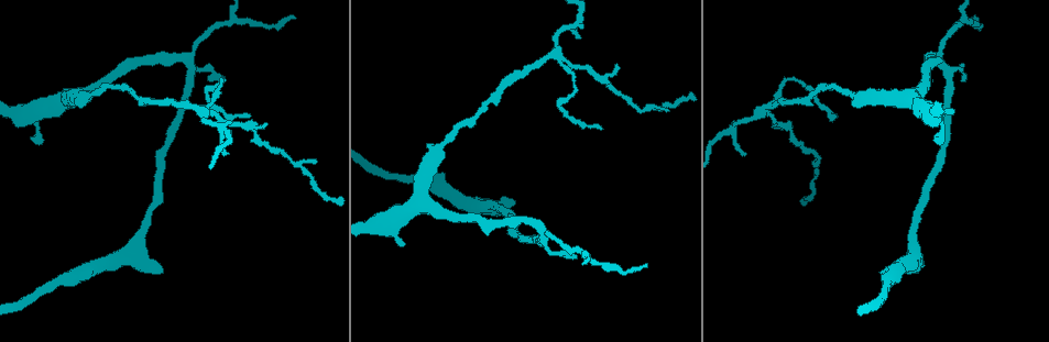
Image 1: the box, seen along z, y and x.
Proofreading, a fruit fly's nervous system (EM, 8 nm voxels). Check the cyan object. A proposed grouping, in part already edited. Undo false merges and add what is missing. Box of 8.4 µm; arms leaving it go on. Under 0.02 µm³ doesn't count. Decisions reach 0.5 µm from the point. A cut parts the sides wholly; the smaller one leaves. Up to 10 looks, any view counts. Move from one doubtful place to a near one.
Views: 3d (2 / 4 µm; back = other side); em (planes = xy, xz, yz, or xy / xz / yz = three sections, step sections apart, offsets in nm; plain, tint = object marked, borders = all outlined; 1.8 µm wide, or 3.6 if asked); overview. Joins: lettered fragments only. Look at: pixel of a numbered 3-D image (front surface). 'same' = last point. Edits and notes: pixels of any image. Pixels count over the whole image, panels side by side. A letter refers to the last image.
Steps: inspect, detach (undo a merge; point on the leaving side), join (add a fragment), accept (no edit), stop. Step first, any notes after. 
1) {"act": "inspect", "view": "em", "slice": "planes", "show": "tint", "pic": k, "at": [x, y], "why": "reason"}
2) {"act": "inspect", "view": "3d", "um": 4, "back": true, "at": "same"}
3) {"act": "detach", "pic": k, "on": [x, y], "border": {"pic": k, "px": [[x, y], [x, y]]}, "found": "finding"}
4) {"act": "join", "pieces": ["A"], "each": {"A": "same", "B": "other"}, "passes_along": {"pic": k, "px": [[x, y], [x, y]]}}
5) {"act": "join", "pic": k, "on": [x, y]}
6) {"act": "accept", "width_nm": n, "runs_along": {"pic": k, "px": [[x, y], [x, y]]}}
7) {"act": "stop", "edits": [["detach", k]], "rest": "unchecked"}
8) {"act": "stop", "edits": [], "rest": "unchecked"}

{"act": "inspect", "view": "3d", "um": 4, "pic": 1, "at": [294, 18], "why": "tapers out"}

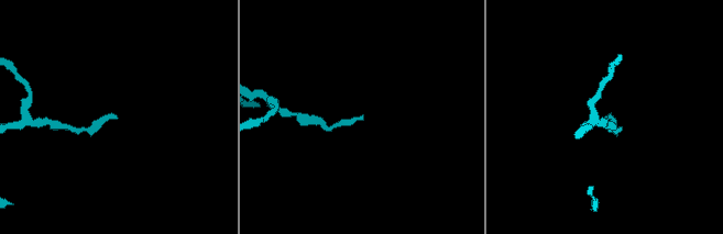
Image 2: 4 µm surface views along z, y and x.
{"act": "inspect", "view": "em", "slice": "planes", "show": "tint", "pic": 2, "at": [114, 118], "why": "need the tissue"}

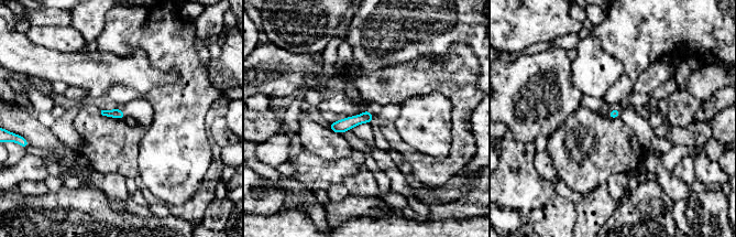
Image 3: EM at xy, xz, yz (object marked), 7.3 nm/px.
{"act": "inspect", "view": "em", "slice": "planes", "show": "borders", "at": "same"}

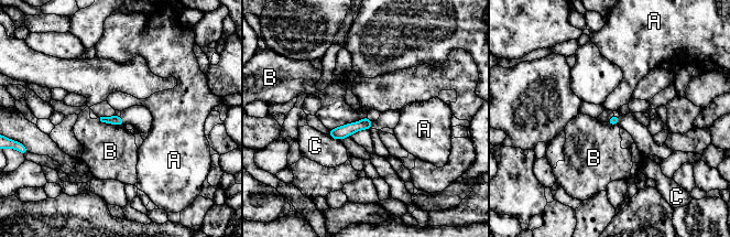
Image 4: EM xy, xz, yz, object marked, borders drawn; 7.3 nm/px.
{"act": "accept", "width_nm": 70, "each": {"A": "other", "B": "other", "C": "other"}, "border": {"pic": 4, "px": [[367, 115], [328, 130]]}, "found": "none of them fits"}

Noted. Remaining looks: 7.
{"act": "inspect", "view": "em", "slice": "xy", "step": 16, "show": "tint", "pic": 1, "at": [600, 128], "why": "tapers out"}

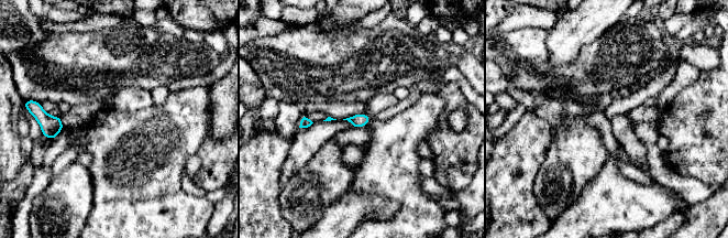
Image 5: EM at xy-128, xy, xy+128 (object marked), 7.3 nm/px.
{"act": "inspect", "view": "em", "slice": "planes", "show": "borders", "at": "same", "why": "another direction"}

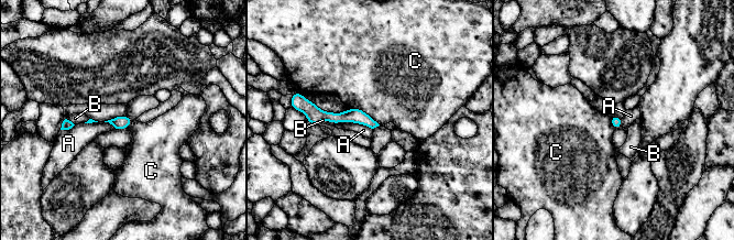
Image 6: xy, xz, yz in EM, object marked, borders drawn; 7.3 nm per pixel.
{"act": "accept", "width_nm": 80, "each": {"A": "other", "B": "other", "C": "other"}, "runs_along": {"pic": 6, "px": [[306, 106], [373, 124]]}, "found": "no lettered fragment goes on from it"}

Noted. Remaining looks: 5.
{"act": "inspect", "view": "em", "slice": "xy", "step": 16, "show": "tint", "pic": 1, "at": [759, 110], "why": "four-way junction"}

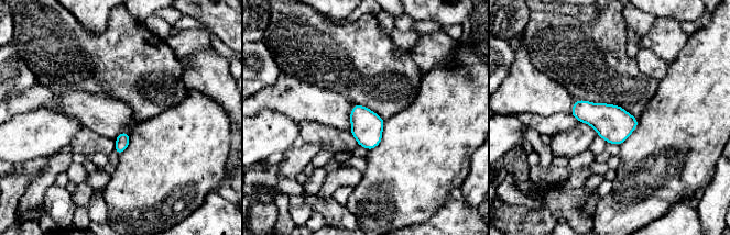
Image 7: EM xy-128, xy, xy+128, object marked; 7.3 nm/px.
{"act": "inspect", "view": "em", "slice": "planes", "show": "tint", "at": "same", "why": "another direction"}

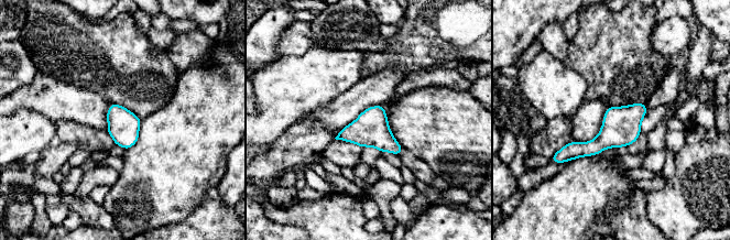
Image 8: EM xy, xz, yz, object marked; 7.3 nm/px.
{"act": "inspect", "view": "em", "slice": "planes", "show": "borders", "at": "same", "why": "see the neighbours"}

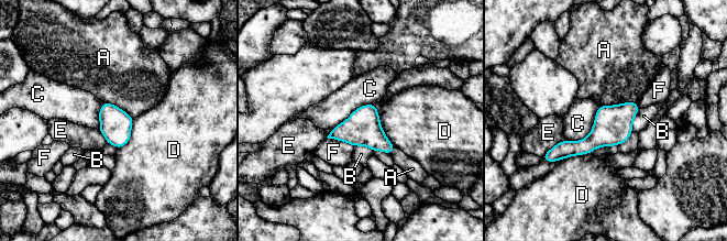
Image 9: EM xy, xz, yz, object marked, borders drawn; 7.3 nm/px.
{"act": "accept", "each": {"A": "other", "B": "other", "C": "other", "D": "other", "E": "other", "F": "other"}, "runs_along": {"pic": 9, "px": [[635, 105], [587, 145], [551, 153]]}, "found": "one neuron here"}

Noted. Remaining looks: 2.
{"act": "inspect", "view": "3d", "um": 4, "pic": 1, "at": [908, 274], "why": "branch stops here"}

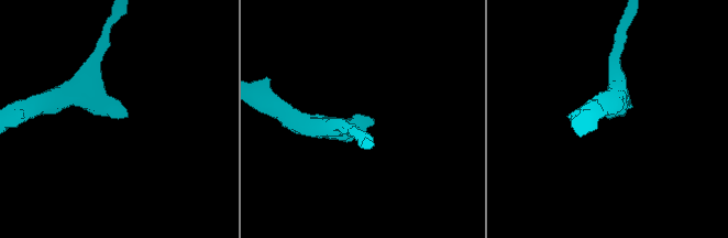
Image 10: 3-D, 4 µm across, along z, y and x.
{"act": "inspect", "view": "em", "slice": "planes", "show": "borders", "pic": 10, "at": [373, 119], "why": "now the EM"}

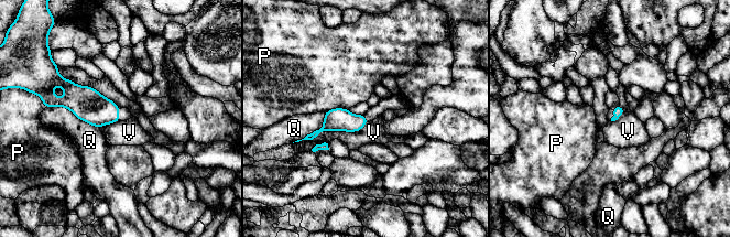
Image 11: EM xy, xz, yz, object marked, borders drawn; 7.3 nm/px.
{"act": "accept", "longest_contact_nm": ["V", 550], "each": {"P": "other", "Q": "other", "V": "other"}, "found": "none of them fits"}

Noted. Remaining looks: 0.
{"act": "stop", "edits": [], "rest": "unchecked"}

